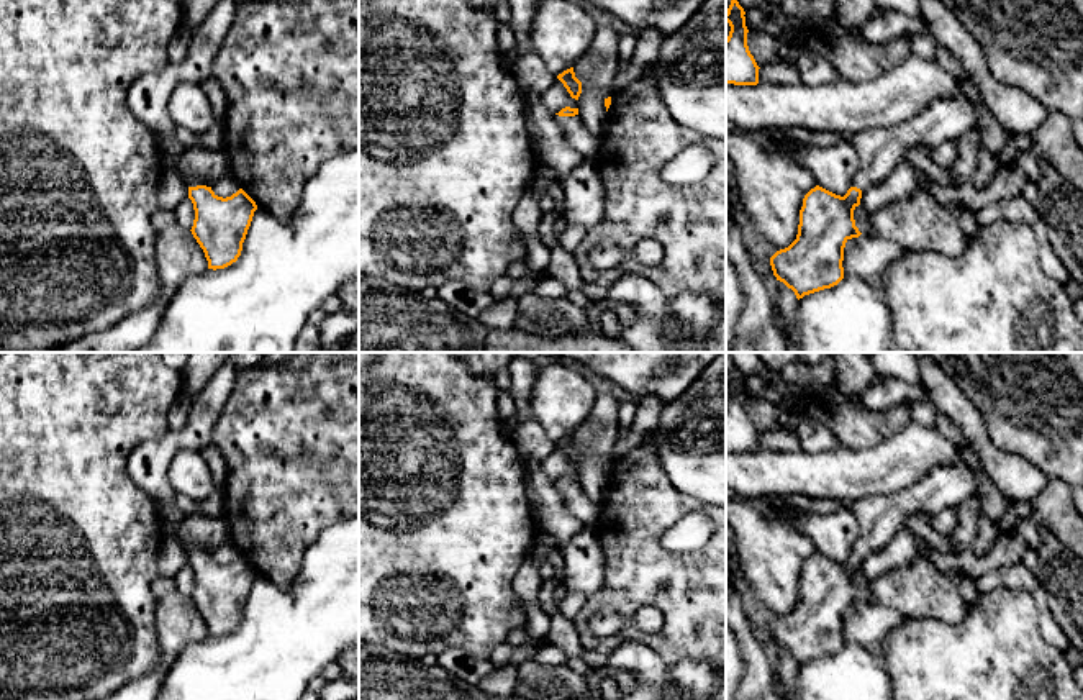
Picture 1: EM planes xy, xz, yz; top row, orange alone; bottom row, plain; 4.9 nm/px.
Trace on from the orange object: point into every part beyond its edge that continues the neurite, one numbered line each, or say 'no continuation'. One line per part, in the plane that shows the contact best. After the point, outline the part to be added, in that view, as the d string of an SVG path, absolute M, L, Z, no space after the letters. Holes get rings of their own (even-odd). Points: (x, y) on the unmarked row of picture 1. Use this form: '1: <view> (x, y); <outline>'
1: xz (577, 502); M555 482L557 492L564 497L569 511L590 525L596 520L600 508L583 493L578 482L559 484Z

